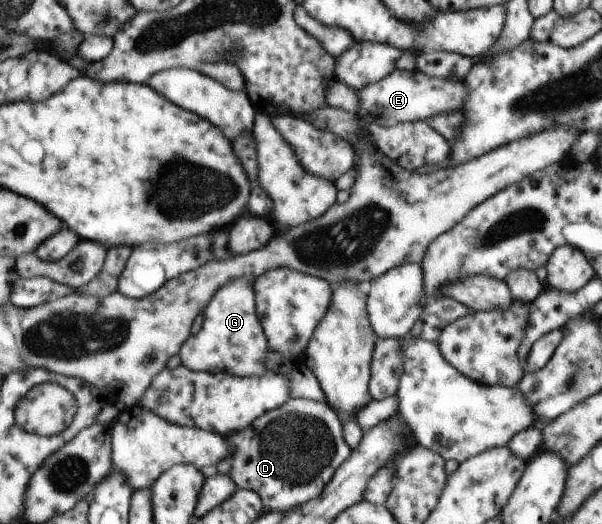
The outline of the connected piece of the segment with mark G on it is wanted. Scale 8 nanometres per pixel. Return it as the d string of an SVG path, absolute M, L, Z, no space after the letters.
M239 278L221 286L211 298L206 307L206 314L197 328L195 335L183 342L179 351L183 366L187 369L200 372L229 372L234 376L261 377L268 372L266 368L266 354L268 353L268 341L256 314L256 299L254 294L254 281L249 278Z

